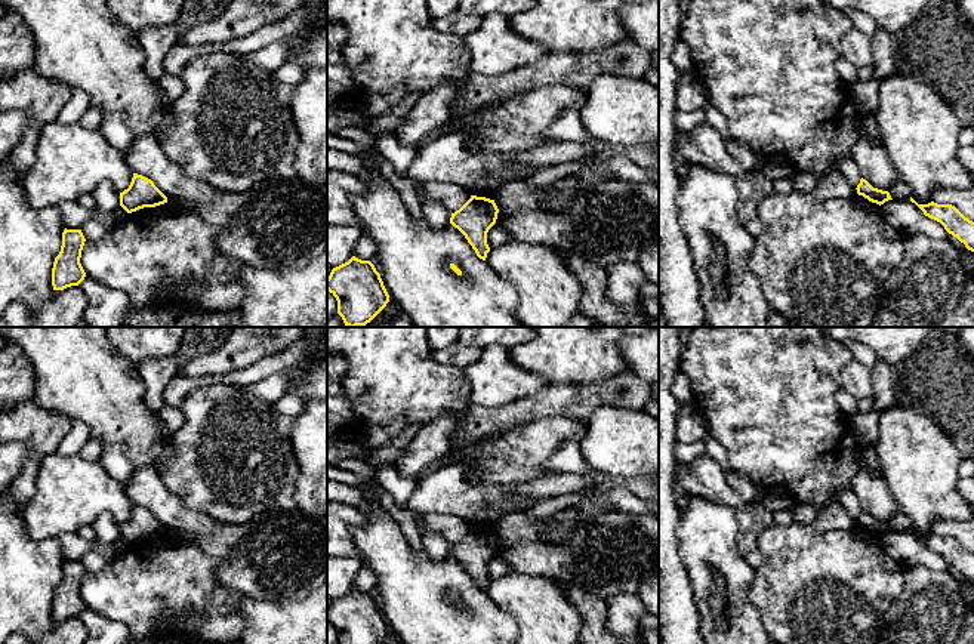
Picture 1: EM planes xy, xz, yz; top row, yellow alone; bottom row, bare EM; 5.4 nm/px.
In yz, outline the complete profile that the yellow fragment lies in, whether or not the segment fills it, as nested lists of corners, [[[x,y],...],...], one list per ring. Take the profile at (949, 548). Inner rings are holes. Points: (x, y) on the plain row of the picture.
[[[912,529],[910,533],[915,534],[925,548],[940,554],[944,561],[964,574],[968,582],[974,583],[974,554],[965,549],[955,537],[937,536],[934,533],[918,536]]]

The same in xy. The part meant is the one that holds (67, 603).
[[[64,561],[61,583],[52,600],[53,622],[78,617],[84,611],[86,604],[80,595],[84,573],[81,561]]]

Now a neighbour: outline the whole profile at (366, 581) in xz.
[[[367,564],[357,573],[354,588],[361,592],[372,592],[377,588],[377,576]]]

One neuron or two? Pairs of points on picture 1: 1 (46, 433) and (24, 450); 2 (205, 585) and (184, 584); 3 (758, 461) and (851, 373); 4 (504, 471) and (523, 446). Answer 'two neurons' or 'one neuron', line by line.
1: two neurons
2: one neuron
3: two neurons
4: one neuron

